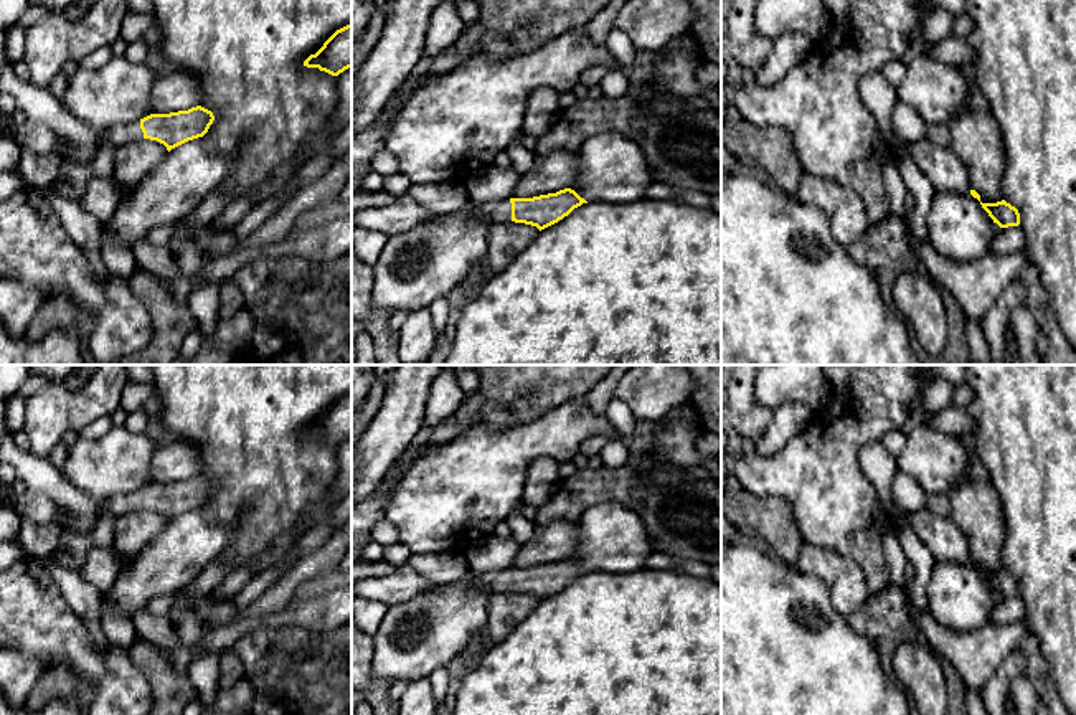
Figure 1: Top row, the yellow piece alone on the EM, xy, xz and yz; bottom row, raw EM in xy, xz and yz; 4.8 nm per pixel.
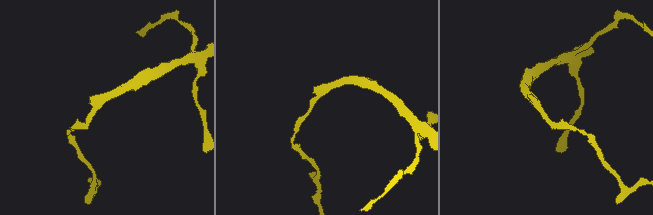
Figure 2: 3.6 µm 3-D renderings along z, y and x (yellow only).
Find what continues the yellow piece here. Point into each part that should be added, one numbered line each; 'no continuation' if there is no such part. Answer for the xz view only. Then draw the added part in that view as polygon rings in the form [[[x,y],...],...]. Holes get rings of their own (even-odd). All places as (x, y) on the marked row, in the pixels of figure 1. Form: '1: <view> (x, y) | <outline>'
1: xz (495, 212) | [[[510,198],[502,201],[487,201],[479,206],[475,215],[484,218],[485,221],[490,221],[492,225],[502,221],[512,221]]]

